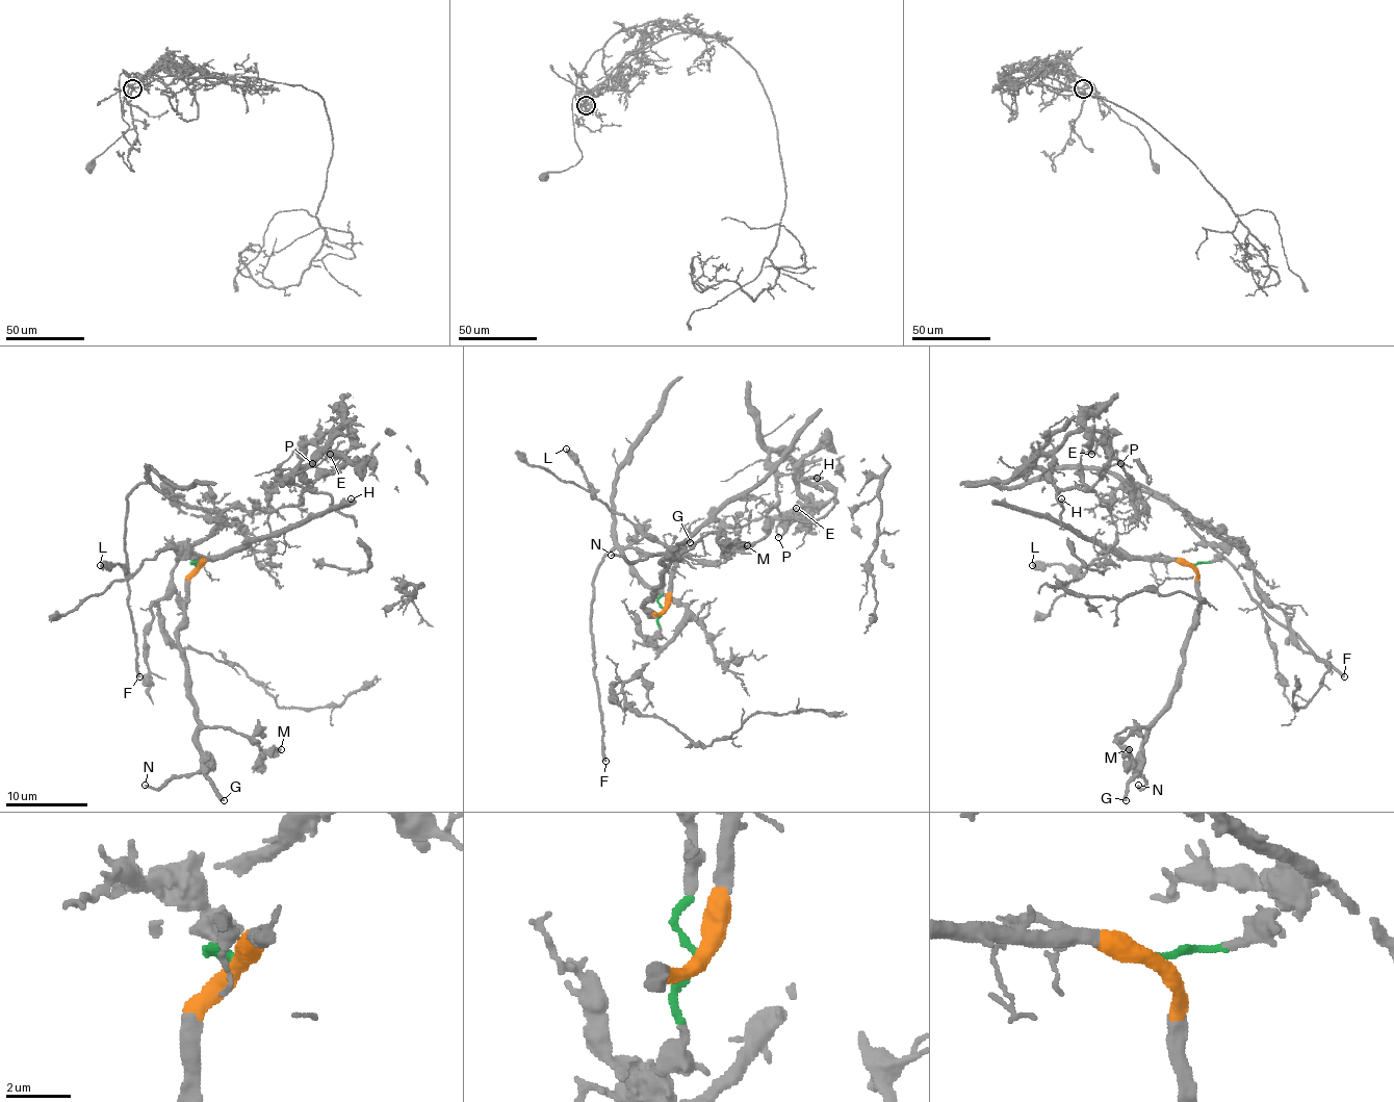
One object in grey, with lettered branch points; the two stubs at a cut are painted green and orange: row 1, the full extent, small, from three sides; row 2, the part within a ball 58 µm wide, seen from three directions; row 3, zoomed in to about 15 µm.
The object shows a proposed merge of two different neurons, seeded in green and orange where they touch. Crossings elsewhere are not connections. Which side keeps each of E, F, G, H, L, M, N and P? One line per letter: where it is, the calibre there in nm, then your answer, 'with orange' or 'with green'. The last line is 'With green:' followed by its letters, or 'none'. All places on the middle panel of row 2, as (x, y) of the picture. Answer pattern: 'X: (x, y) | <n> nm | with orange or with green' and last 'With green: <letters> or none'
E: (796, 508) | 140 nm | with green
F: (605, 761) | 300 nm | with green
G: (690, 542) | 400 nm | with orange
H: (817, 478) | 280 nm | with green
L: (566, 449) | 480 nm | with orange
M: (747, 545) | 400 nm | with orange
N: (611, 555) | 200 nm | with orange
P: (778, 537) | 150 nm | with green
With green: E, F, H, P

